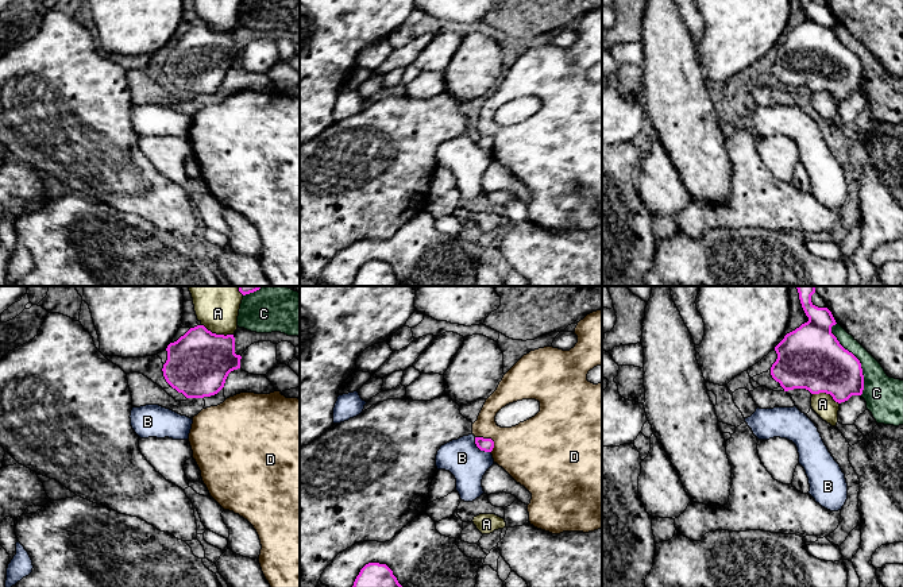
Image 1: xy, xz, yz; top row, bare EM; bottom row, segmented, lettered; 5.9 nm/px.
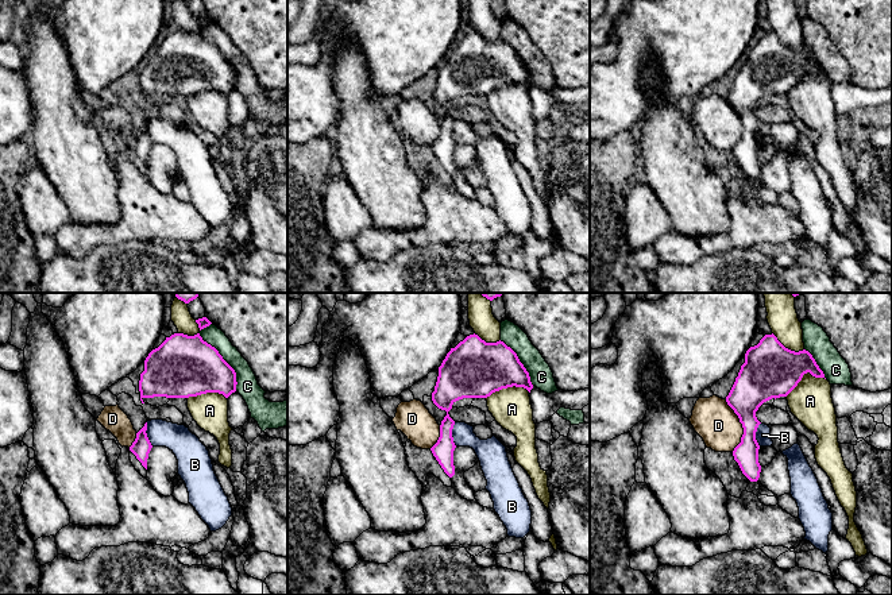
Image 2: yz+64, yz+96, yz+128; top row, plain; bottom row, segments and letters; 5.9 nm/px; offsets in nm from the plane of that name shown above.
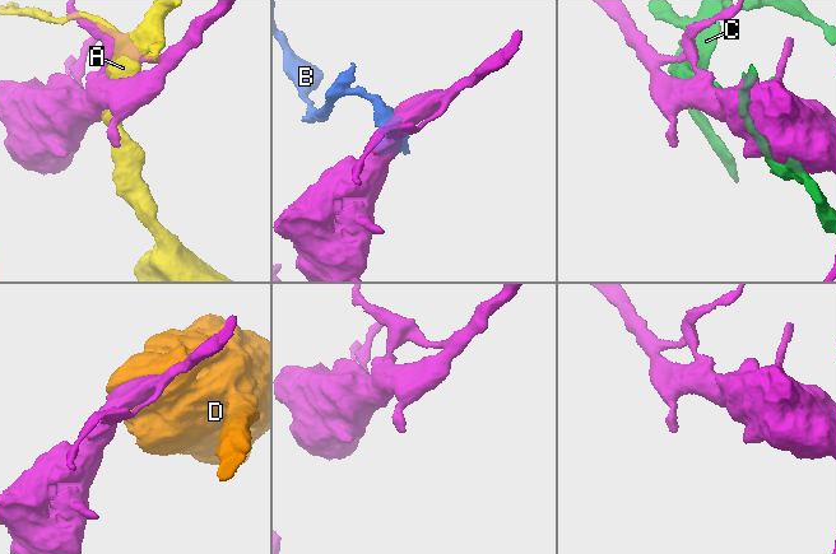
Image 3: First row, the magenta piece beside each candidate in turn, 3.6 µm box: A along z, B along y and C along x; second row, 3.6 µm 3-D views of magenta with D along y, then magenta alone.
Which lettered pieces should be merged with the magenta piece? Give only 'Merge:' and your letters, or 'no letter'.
Merge: no letter

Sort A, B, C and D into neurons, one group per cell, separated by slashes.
A / B / C / D

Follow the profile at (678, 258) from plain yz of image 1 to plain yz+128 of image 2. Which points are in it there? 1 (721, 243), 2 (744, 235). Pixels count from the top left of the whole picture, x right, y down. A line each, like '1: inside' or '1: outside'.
1: outside
2: outside

